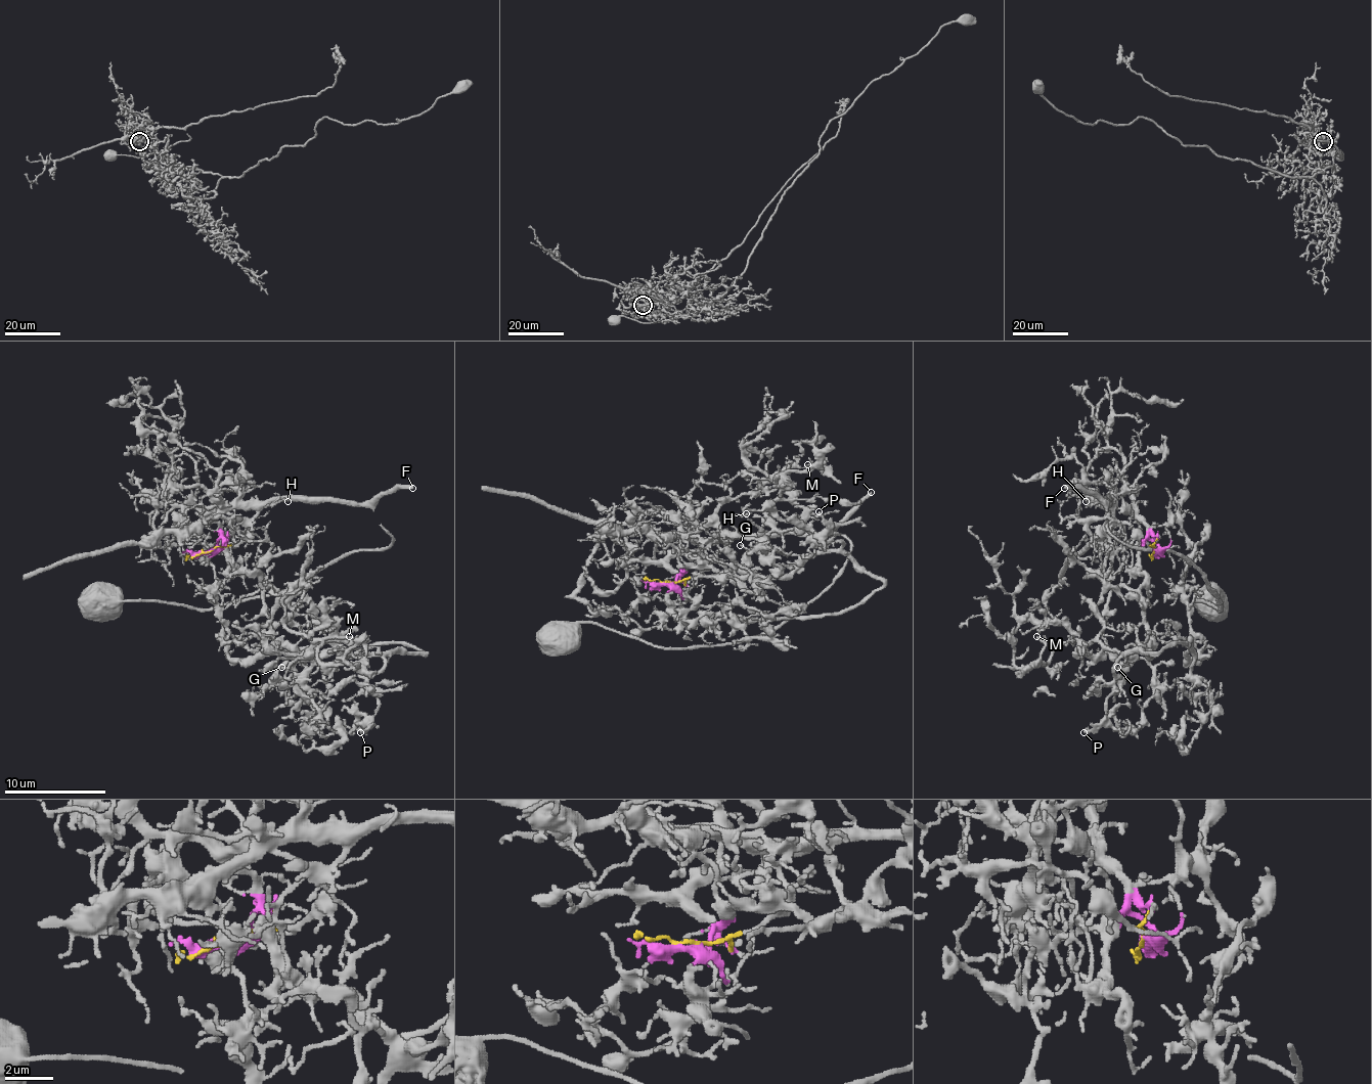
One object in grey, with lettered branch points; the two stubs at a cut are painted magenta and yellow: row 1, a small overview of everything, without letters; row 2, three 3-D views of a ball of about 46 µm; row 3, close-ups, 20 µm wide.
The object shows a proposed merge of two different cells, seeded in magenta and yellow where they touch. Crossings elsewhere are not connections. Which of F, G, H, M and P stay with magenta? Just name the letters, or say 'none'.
G, M, P

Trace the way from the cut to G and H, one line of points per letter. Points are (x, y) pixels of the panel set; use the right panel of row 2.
G: (1154, 552), (1147, 539), (1139, 554), (1149, 657), (1142, 648), (1121, 664), (1121, 674), (1116, 667)
H: (1154, 552), (1130, 527), (1121, 525), (1104, 499), (1091, 504), (1086, 501)

